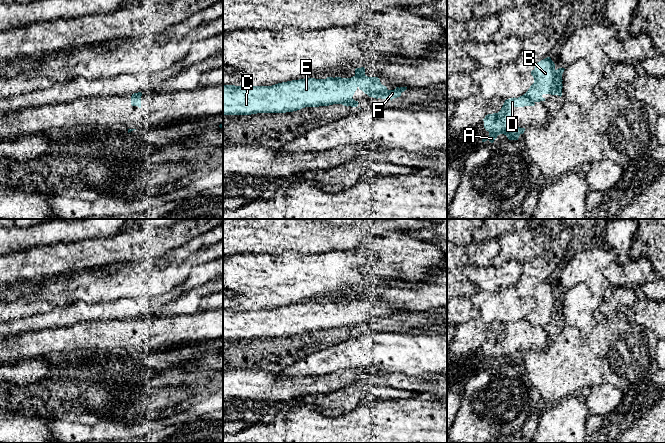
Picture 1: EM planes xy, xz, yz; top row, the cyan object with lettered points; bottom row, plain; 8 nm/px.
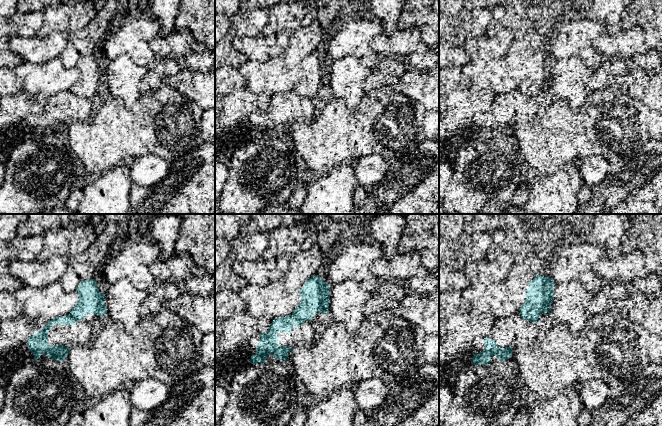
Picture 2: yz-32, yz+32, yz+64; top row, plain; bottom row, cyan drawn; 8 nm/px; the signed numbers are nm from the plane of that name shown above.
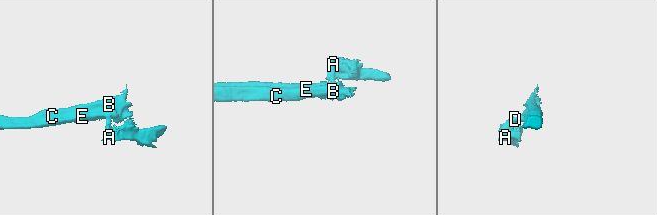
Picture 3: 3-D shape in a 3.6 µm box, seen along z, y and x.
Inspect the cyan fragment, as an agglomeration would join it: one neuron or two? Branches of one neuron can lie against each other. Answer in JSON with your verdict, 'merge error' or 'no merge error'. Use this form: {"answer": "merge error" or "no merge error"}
{"answer": "merge error"}

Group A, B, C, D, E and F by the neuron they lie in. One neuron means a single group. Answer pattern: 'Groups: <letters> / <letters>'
Groups: A D / B C E F

